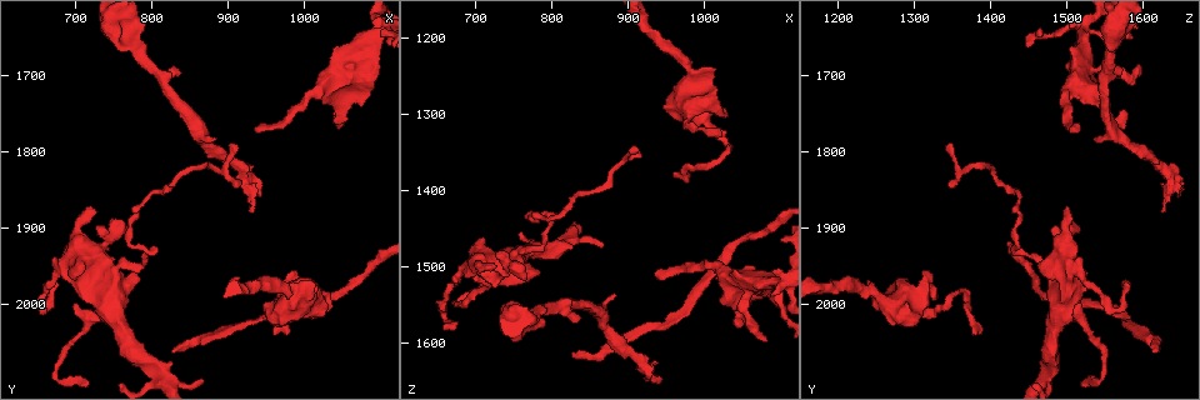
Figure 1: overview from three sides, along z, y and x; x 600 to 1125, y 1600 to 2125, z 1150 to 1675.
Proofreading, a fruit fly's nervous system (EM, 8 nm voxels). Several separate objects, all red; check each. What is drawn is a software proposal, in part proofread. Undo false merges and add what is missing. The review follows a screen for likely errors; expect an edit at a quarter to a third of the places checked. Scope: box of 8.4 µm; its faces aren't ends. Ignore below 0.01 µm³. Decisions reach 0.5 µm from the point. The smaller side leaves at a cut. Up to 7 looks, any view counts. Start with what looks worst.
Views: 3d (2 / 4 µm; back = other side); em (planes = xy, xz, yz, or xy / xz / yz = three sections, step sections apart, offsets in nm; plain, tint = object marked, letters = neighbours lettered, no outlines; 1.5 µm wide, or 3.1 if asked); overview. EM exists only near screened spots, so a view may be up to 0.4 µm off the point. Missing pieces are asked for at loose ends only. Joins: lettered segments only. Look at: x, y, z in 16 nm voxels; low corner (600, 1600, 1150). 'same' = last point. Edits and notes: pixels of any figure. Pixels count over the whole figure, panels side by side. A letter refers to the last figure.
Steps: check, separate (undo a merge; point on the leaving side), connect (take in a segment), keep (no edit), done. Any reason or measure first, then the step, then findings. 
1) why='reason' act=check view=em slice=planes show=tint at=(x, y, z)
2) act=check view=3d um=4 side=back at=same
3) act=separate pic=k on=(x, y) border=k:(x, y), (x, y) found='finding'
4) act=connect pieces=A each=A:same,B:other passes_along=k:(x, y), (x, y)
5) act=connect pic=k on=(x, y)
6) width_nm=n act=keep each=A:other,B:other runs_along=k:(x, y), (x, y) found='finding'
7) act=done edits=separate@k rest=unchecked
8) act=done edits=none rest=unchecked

why='thin end' act=check view=3d um=4 at=(825, 2060, 1610)

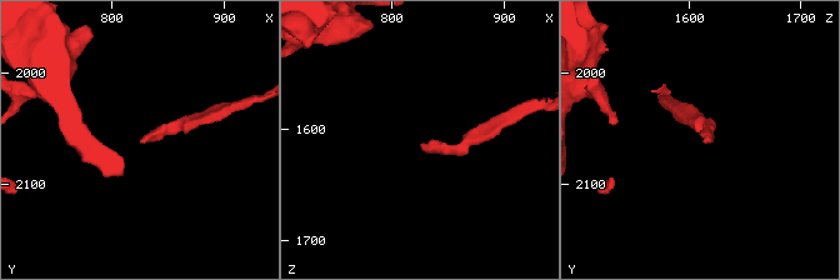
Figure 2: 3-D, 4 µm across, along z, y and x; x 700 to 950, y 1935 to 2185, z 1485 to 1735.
act=check view=em slice=planes show=letters at=(828, 2058, 1614)

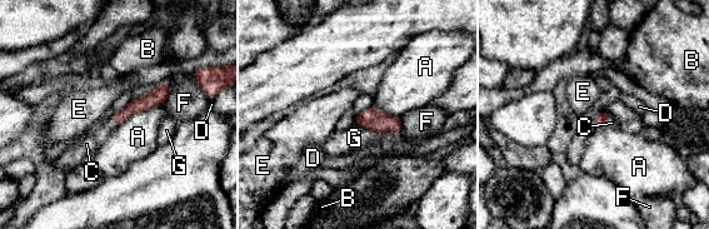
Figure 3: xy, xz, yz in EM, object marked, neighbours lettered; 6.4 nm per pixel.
act=connect pieces=C each=A:other,B:other,C:same,D:other,E:other,F:other,G:other passes_along=3:(144, 103), (113, 122), (86, 144) found='it goes on there'

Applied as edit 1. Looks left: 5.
why='branch stops here' act=check view=em slice=planes show=plain at=(675, 1975, 1575)

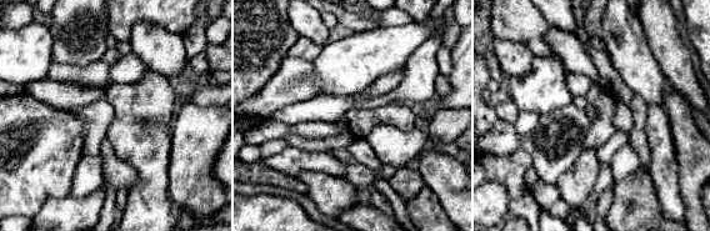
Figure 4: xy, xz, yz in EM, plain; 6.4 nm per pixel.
why='where the object lies' act=check view=em slice=planes show=tint at=same

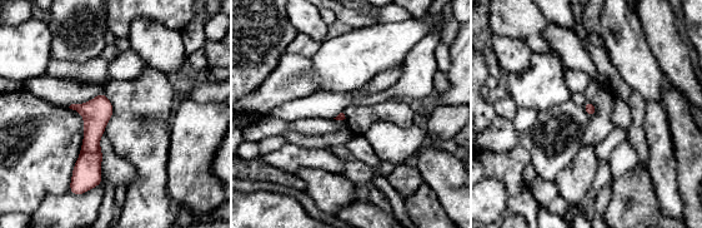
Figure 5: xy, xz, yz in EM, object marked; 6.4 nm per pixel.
why='see the neighbours' act=check view=em slice=planes show=letters at=same

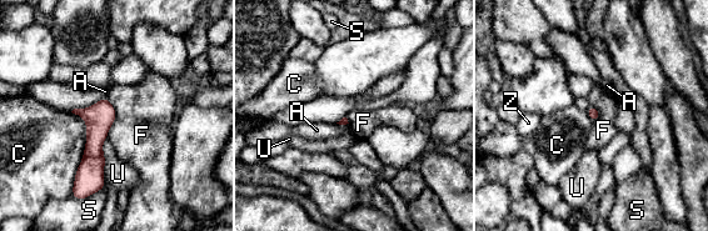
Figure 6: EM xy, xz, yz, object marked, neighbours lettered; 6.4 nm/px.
longest_contact=C:550nm act=keep each=A:other,C:other,F:other,S:other,U:other,Z:other found='none of them fits'

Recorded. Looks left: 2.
act=done edits=connect@3 rest=unchecked

